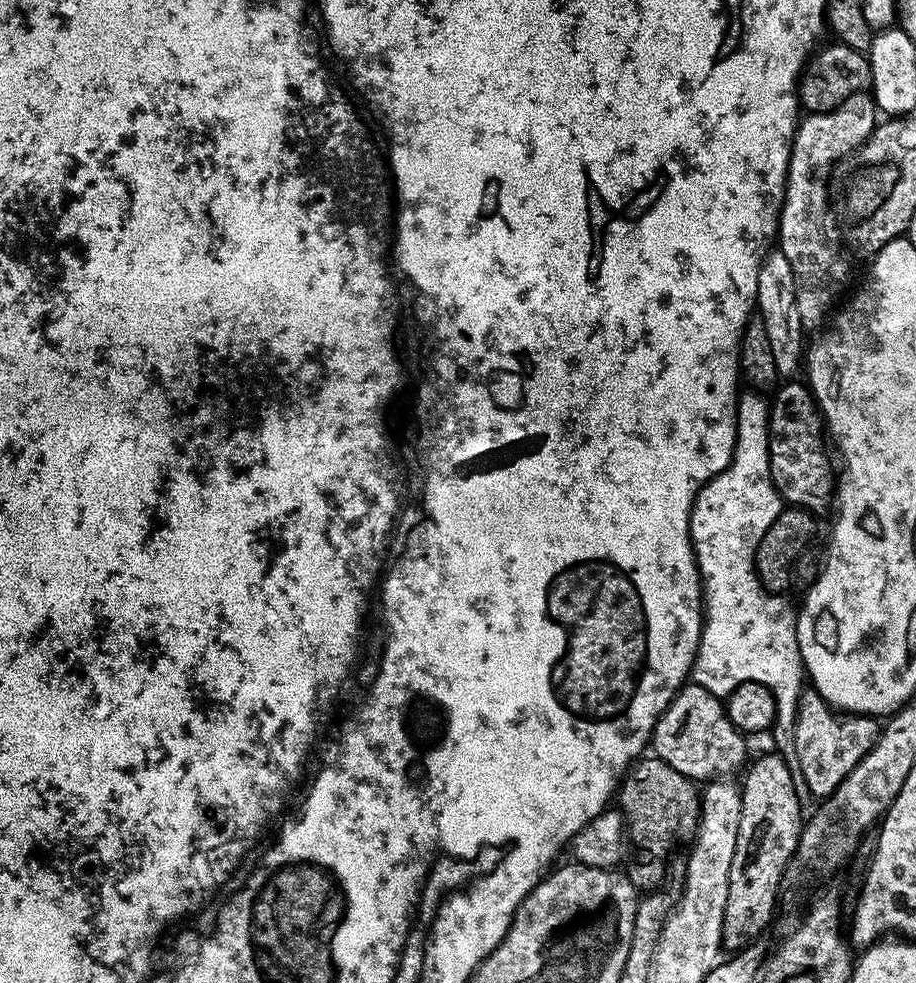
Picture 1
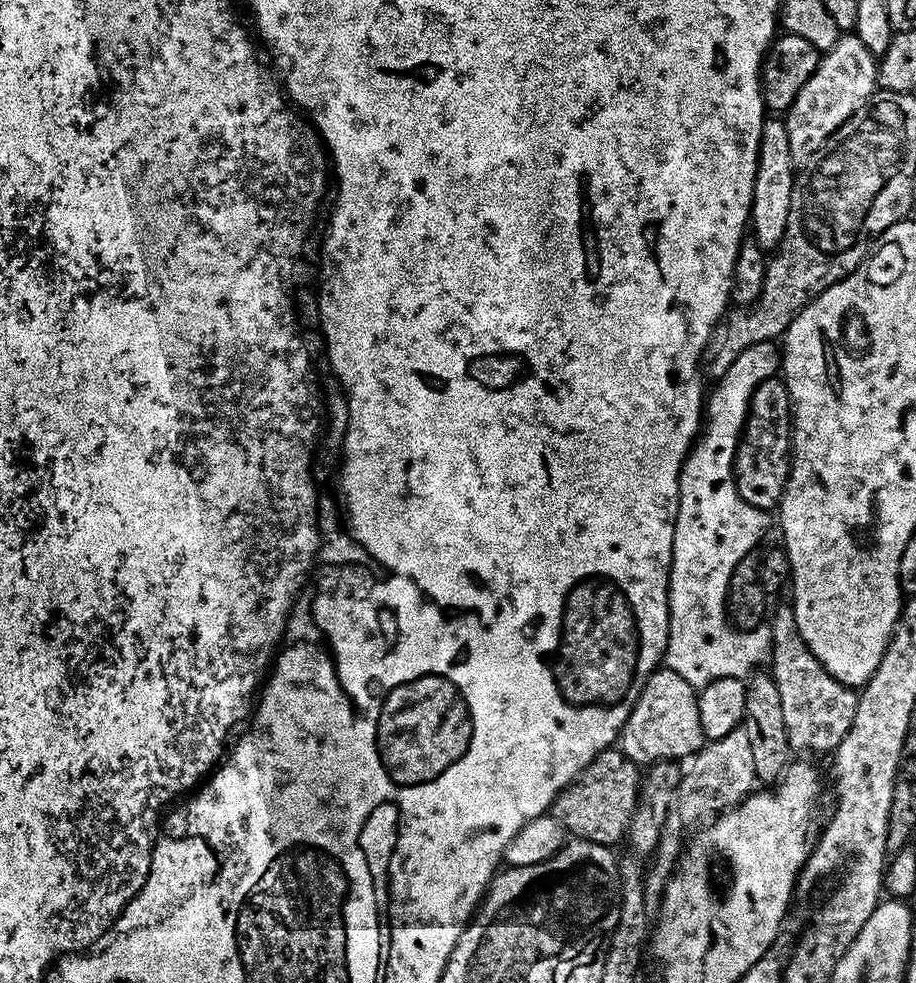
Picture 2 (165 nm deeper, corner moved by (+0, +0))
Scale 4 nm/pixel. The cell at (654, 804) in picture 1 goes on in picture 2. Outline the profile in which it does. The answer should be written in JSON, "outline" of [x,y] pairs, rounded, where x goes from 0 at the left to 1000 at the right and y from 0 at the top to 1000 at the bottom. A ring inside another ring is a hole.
{"outline":[[[676,763],[655,765],[638,784],[608,810],[600,826],[614,836],[617,847],[650,859],[672,861],[682,854],[701,792],[700,782]]]}

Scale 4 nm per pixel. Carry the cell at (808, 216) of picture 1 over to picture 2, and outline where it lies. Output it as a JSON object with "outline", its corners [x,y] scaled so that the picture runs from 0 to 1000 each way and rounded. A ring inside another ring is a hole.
{"outline":[[[933,35],[918,36],[917,41],[895,58],[895,66],[884,75],[880,87],[871,92],[867,104],[855,119],[858,136],[862,140],[866,164],[881,165],[917,129],[943,109],[957,93],[957,58]]]}

